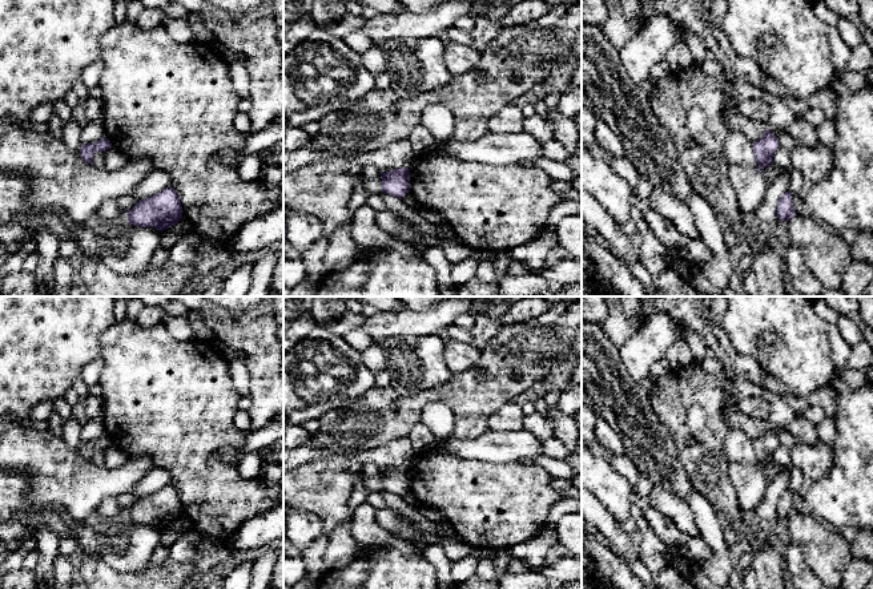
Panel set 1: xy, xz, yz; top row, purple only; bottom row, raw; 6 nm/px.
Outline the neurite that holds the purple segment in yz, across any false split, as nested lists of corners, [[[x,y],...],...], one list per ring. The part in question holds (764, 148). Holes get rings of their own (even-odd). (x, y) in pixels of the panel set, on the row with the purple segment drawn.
[[[772,130],[764,132],[764,136],[752,142],[755,158],[759,164],[757,170],[761,174],[761,170],[773,162],[773,154],[780,146],[780,142],[777,141],[775,133]]]

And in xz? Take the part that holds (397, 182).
[[[409,168],[393,169],[391,172],[381,173],[382,191],[398,198],[405,197],[410,191],[410,172]]]

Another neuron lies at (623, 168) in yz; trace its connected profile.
[[[627,157],[611,160],[610,165],[612,170],[629,185],[631,189],[636,187],[641,177]]]

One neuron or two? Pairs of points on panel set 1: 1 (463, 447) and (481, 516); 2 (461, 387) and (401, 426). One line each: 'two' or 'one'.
1: two
2: one

